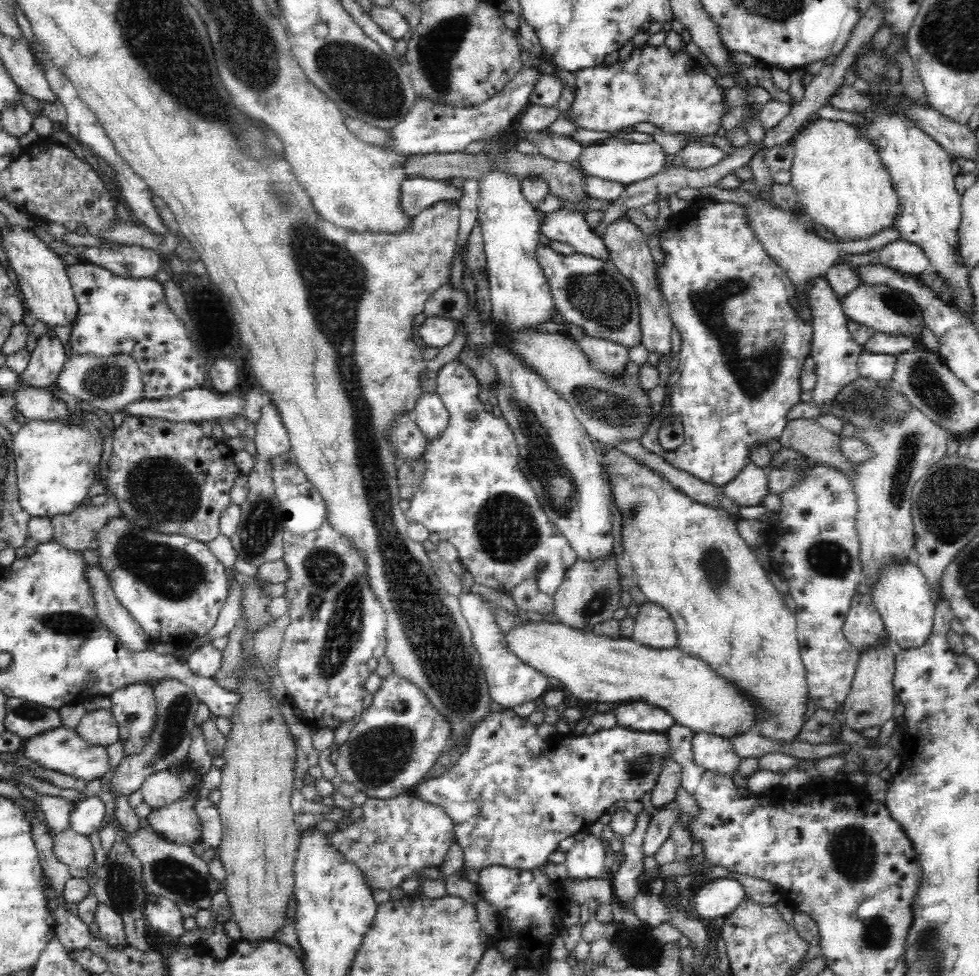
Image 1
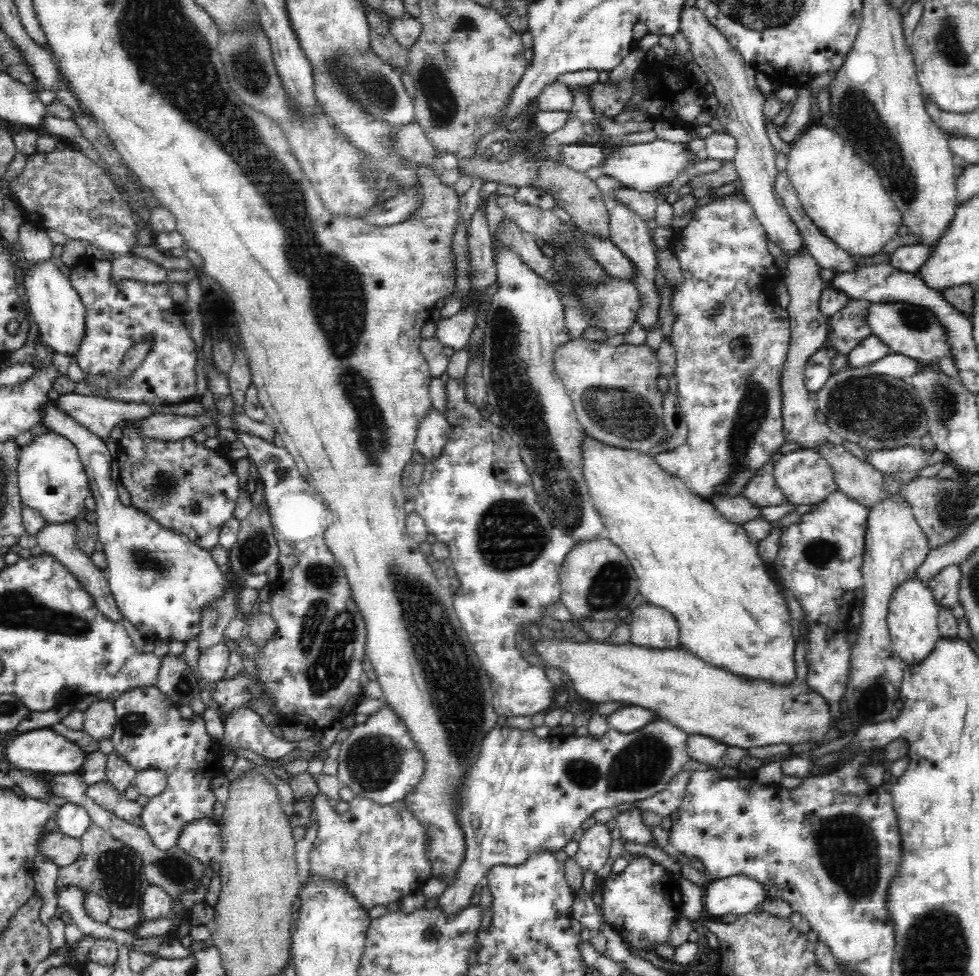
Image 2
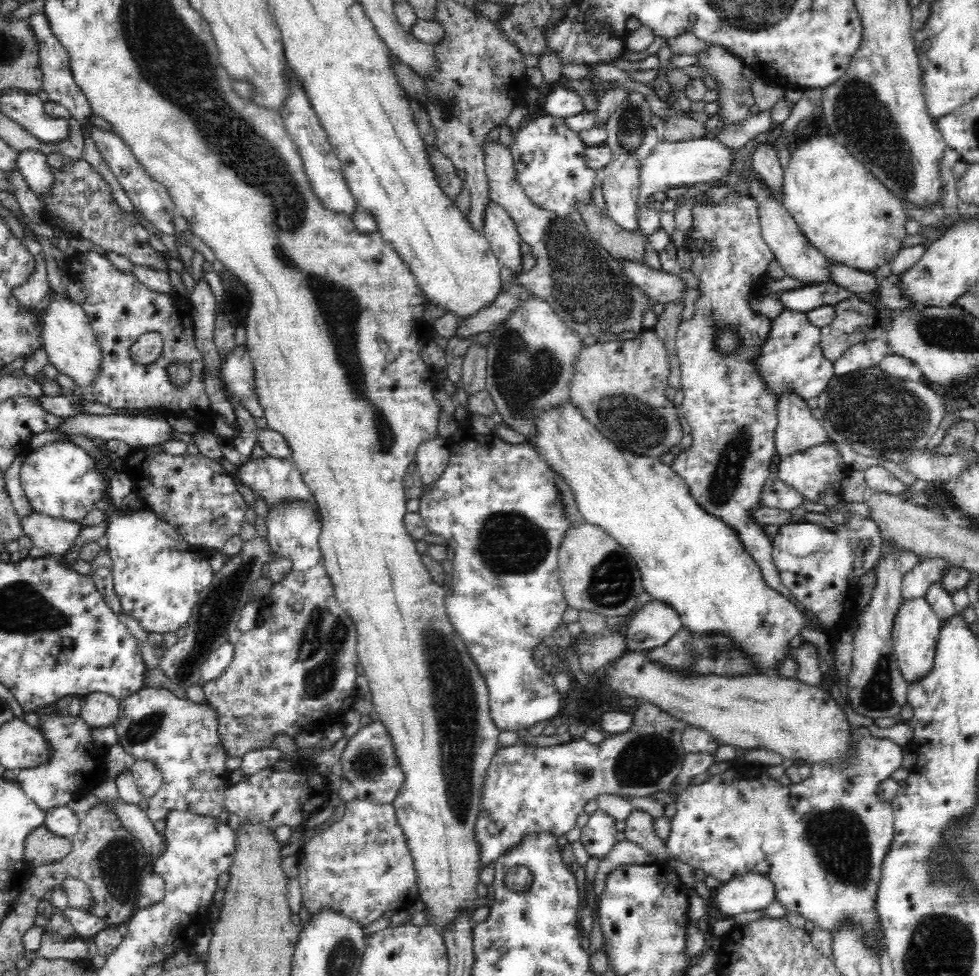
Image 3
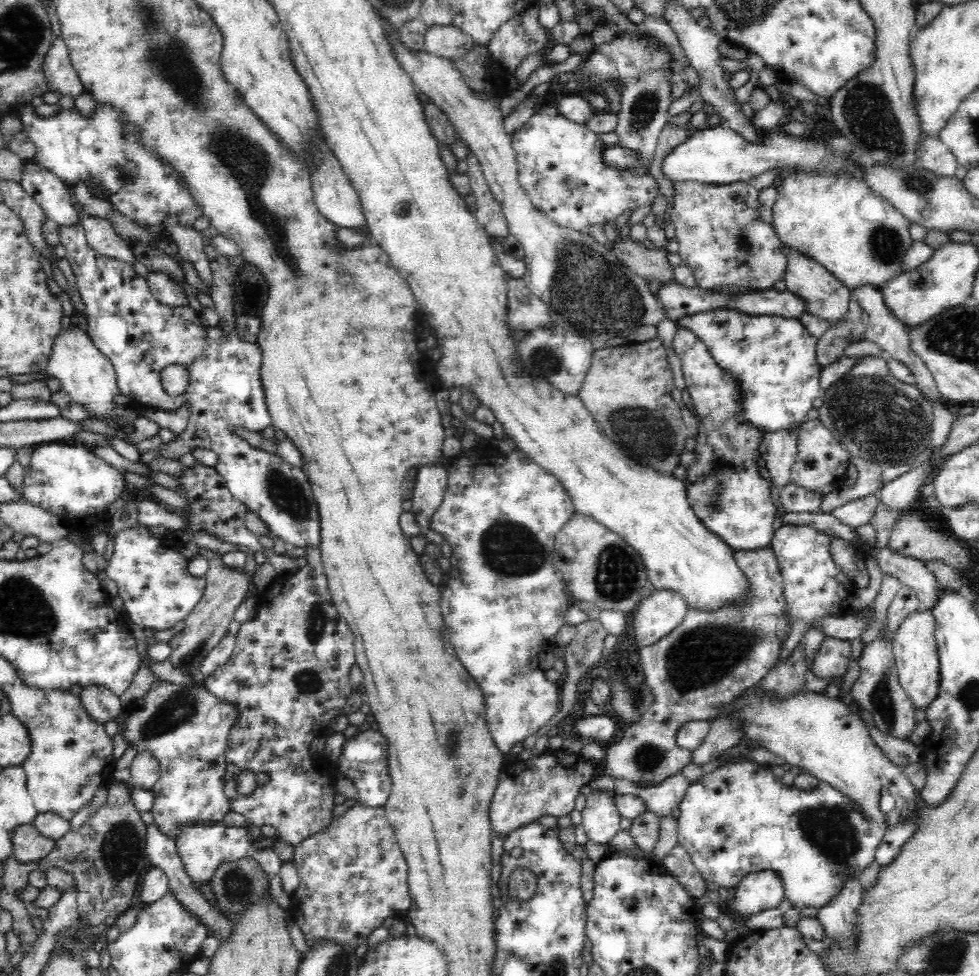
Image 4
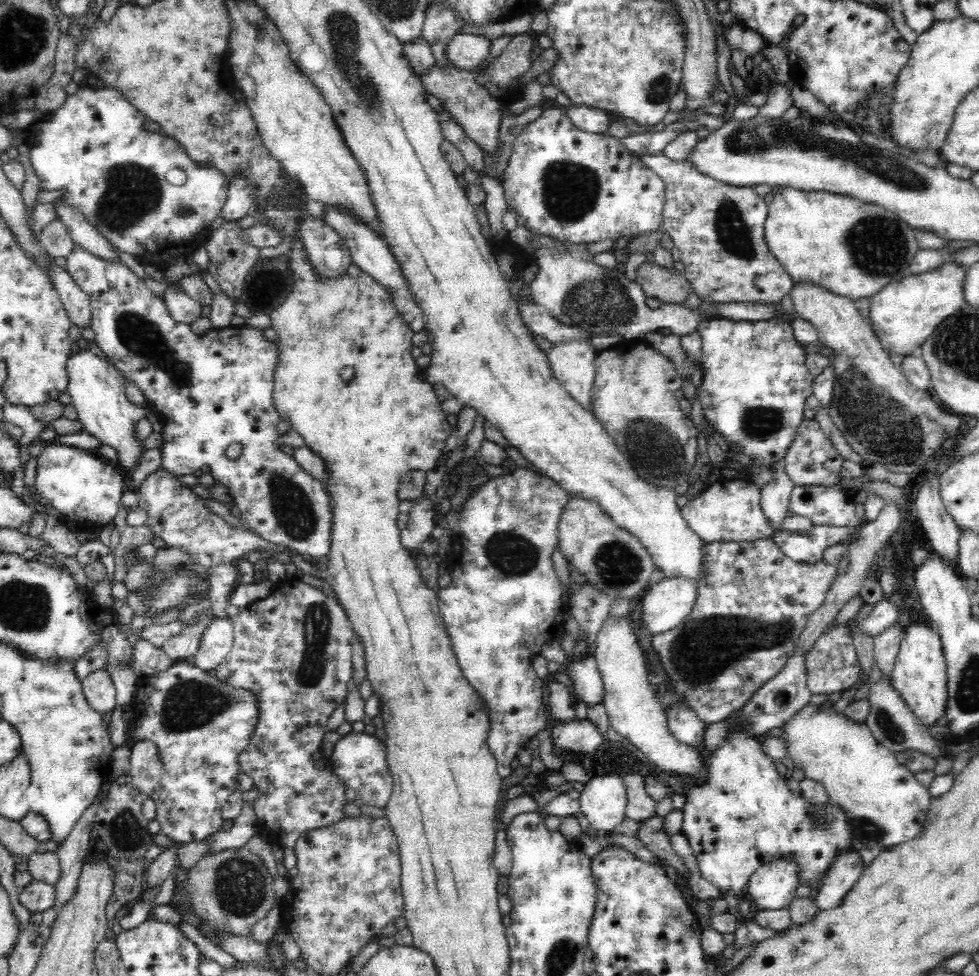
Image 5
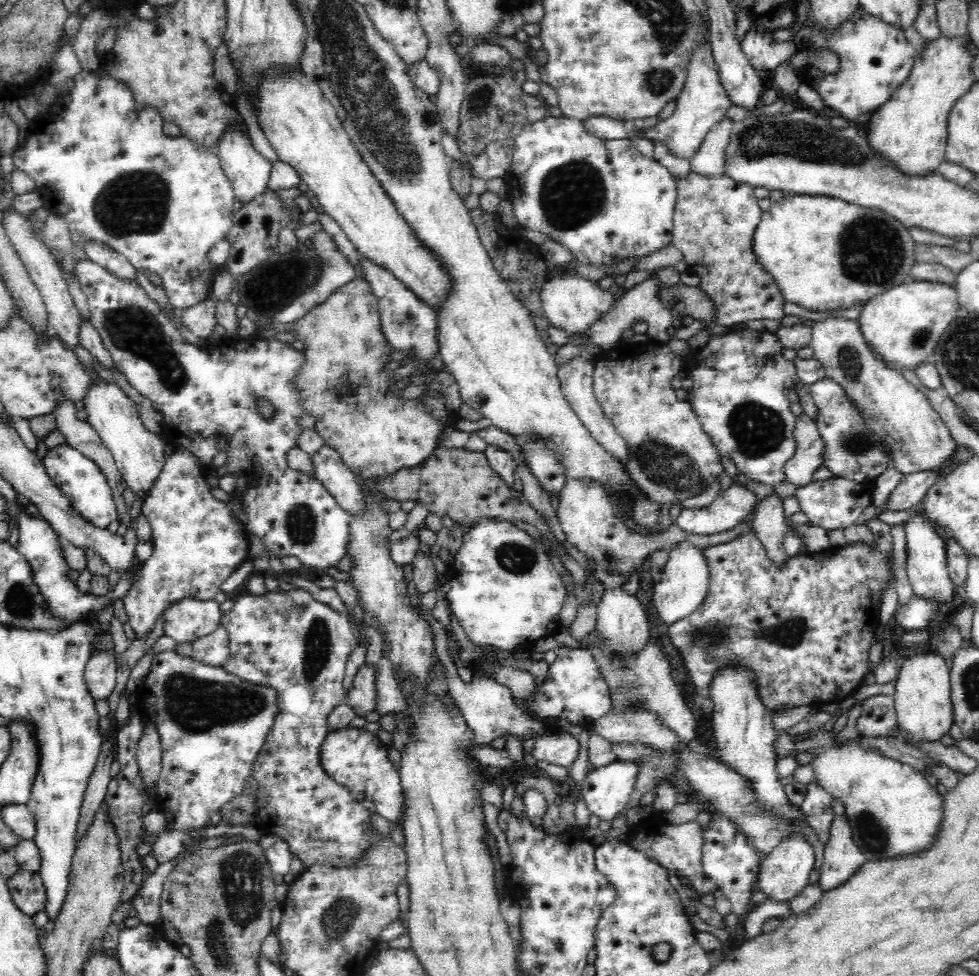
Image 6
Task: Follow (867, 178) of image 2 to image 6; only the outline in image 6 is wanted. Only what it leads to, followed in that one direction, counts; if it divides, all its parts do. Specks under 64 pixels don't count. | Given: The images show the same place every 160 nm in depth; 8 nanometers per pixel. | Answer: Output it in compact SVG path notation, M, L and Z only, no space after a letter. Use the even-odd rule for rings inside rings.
M787 194L783 199L771 203L769 209L762 211L760 222L756 226L753 234L753 251L757 255L757 262L769 272L770 277L777 284L778 291L785 298L785 302L802 307L802 309L814 312L834 311L838 309L849 309L852 307L862 308L863 305L874 298L875 295L884 294L892 288L899 286L911 279L911 271L914 267L914 246L916 243L912 241L908 229L897 219L884 211L864 208L863 206L855 205L854 203L846 202L842 199L830 198L829 196L808 196Z

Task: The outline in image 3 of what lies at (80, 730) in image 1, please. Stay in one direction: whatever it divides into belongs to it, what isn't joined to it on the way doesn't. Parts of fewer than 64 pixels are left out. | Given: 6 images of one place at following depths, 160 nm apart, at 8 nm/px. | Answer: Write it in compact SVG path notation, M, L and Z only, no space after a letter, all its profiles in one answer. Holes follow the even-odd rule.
M98 692L81 697L80 716L92 728L114 724L119 715L119 700L109 694Z

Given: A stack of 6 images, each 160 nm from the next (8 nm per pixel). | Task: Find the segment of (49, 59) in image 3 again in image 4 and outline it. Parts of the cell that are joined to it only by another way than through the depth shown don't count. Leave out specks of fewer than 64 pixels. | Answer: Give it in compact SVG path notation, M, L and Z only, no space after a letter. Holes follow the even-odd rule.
M55 37L53 40L44 62L43 71L49 90L55 90L61 96L77 97L85 90L76 69L72 67L63 39Z

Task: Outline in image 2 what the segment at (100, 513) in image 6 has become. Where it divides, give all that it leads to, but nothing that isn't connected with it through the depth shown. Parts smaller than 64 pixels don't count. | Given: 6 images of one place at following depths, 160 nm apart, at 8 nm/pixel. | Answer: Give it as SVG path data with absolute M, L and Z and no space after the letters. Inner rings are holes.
M48 431L45 434L34 437L27 446L18 451L19 463L17 468L19 495L22 503L31 509L38 510L44 520L50 524L64 524L78 519L78 514L86 512L84 500L91 492L89 475L79 457L78 449L71 440L65 436Z

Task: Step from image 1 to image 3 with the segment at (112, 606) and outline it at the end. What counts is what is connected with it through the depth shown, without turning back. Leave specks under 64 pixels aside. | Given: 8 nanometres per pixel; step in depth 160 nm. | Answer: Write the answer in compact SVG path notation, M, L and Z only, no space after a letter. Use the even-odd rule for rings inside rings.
M35 510L20 518L22 532L34 542L34 547L56 556L62 556L70 550L82 527L81 523L52 518Z

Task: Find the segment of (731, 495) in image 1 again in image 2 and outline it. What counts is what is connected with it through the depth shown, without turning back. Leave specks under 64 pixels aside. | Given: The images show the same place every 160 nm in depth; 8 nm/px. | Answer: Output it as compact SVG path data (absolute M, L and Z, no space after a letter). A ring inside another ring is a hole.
M770 474L754 475L754 478L751 478L745 486L743 496L760 509L786 503L786 498L782 489L777 485L775 476L770 476Z

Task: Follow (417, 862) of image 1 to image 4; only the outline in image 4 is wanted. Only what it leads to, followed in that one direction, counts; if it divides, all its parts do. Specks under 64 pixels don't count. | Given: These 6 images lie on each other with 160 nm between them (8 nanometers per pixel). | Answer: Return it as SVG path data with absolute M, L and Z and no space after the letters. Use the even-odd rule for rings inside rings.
M359 804L351 807L343 816L335 818L324 830L310 835L297 844L293 848L291 861L298 869L300 883L296 891L289 895L287 916L302 931L308 948L326 939L348 945L360 952L365 946L367 936L380 928L386 918L402 917L410 908L408 865L382 807L373 808Z

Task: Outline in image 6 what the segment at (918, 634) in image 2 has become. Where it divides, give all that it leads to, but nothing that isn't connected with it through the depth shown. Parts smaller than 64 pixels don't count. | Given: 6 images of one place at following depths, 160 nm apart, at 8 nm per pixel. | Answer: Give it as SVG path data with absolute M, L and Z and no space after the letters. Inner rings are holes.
M920 652L904 660L904 666L898 670L896 680L895 709L897 726L906 740L917 740L917 743L940 742L949 734L954 722L953 705L951 704L950 664L936 653Z

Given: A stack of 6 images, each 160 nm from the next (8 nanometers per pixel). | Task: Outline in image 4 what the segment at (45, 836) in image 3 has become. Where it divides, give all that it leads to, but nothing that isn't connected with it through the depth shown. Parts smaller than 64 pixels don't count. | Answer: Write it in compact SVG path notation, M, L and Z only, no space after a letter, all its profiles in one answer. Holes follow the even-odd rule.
M33 824L18 826L12 832L12 856L21 863L40 861L54 848L55 840L42 836Z

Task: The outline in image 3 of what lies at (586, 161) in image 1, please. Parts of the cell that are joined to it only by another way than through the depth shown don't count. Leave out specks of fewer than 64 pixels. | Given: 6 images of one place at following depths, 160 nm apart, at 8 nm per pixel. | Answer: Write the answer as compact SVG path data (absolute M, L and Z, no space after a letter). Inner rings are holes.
M707 136L682 142L659 142L658 146L639 163L640 187L636 210L639 211L647 202L648 196L654 192L681 186L690 187L693 184L723 184L726 176L739 164L734 158L737 151L726 148L717 138Z

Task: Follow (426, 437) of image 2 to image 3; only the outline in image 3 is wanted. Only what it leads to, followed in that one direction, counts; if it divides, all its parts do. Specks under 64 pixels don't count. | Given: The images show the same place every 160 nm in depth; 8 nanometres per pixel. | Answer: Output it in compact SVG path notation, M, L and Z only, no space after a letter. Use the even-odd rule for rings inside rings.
M438 436L424 441L418 447L415 463L422 490L426 491L432 483L440 478L443 470L447 467L448 458L448 439L443 437Z

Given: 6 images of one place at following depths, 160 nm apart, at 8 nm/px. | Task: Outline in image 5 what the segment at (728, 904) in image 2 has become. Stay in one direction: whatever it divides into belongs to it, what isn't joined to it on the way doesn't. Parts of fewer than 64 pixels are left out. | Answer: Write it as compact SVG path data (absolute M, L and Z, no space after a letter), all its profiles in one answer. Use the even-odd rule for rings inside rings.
M778 858L760 866L748 882L748 894L763 910L787 908L799 887L799 866L795 861Z

